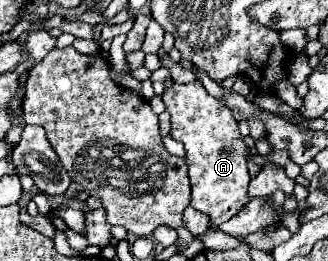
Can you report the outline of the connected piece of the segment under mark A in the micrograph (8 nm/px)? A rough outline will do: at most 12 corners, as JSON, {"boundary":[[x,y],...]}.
{"boundary":[[199,80],[163,102],[189,206],[217,228],[249,202],[249,148]]}

